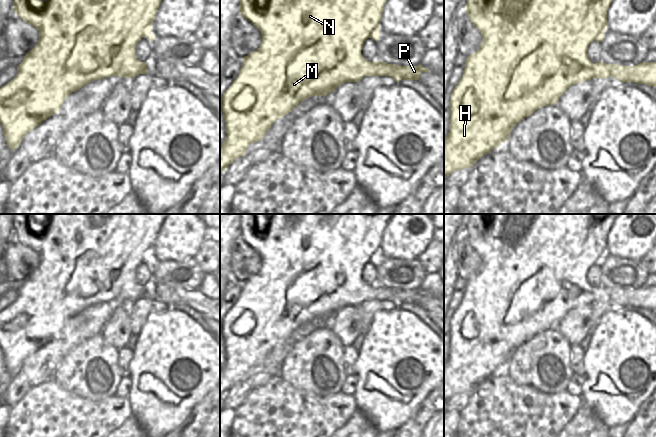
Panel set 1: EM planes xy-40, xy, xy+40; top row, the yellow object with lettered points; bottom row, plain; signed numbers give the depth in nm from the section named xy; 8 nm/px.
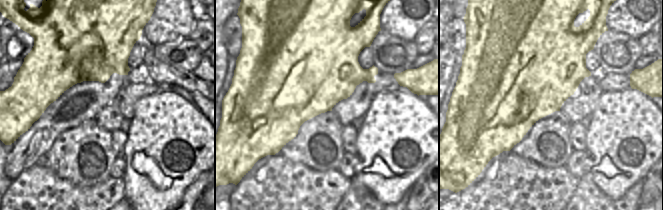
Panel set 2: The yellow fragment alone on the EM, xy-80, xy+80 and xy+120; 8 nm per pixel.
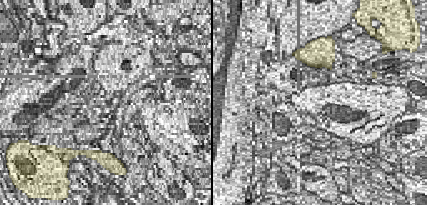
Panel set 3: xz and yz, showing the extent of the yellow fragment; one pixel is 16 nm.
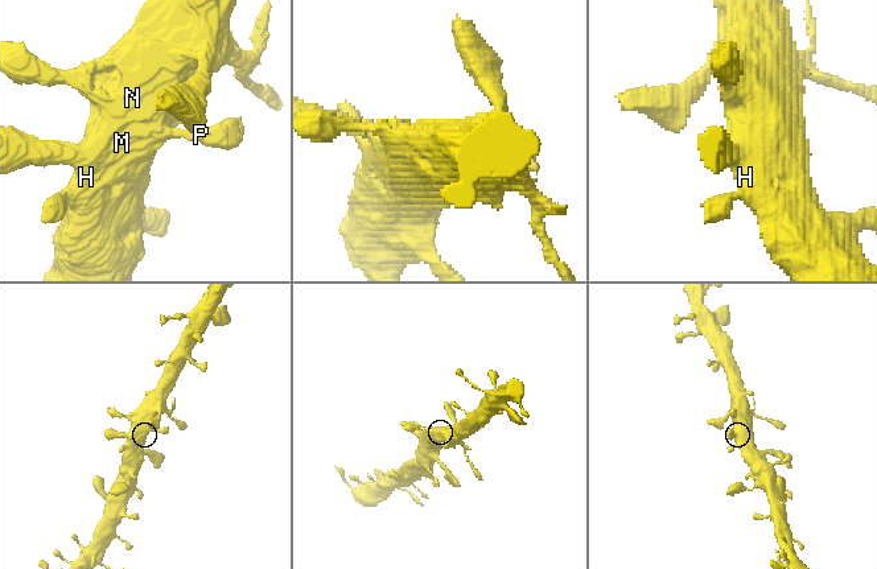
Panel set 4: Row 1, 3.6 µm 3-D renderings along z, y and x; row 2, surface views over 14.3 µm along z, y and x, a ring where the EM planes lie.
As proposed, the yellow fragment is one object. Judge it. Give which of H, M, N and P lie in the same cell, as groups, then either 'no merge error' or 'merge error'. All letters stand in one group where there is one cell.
H M N P | no merge error

